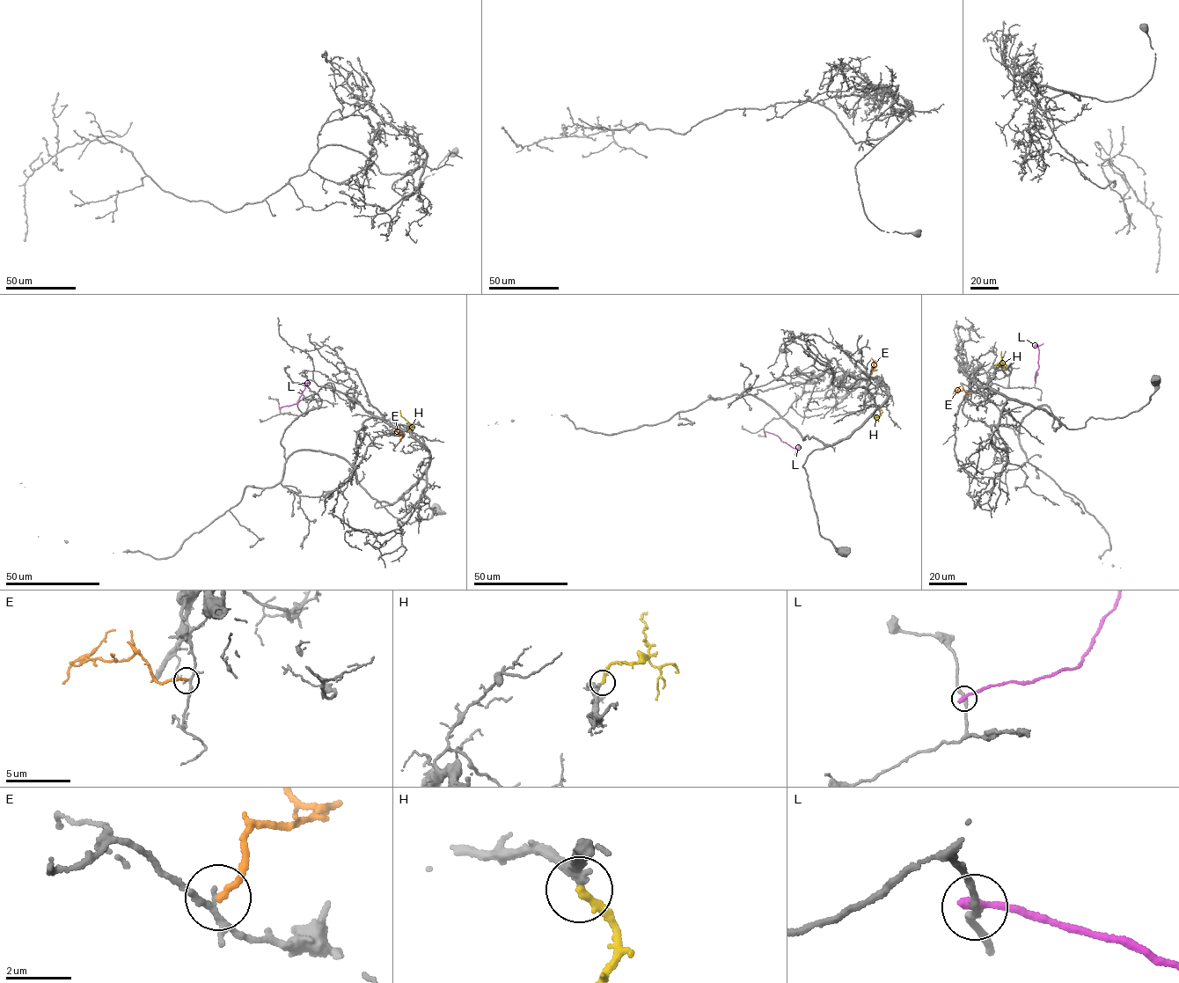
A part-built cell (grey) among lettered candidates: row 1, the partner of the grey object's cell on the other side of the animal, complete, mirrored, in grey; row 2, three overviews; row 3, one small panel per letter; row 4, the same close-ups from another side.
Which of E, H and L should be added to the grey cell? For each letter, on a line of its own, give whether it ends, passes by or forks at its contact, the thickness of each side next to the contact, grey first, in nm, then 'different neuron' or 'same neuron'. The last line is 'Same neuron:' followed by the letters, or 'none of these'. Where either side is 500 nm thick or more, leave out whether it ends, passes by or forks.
E: it ends | 160/190 nm | different neuron
H: it ends | 280/240 nm | same neuron
L: it ends | 200/320 nm | different neuron
Same neuron: H

